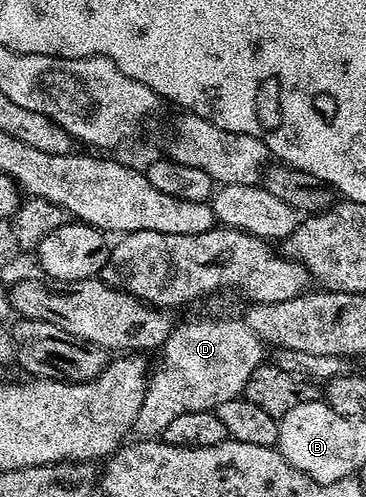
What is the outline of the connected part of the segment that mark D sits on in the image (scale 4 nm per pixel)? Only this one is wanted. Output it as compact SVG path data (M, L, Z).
M192 317L181 325L180 322L173 324L172 333L160 346L158 356L160 366L151 370L134 426L135 432L140 432L139 436L144 439L159 438L160 433L166 431L166 426L176 416L186 415L186 411L215 410L217 405L241 396L252 372L265 364L266 346L248 326L247 320L240 318L239 321L236 317Z

